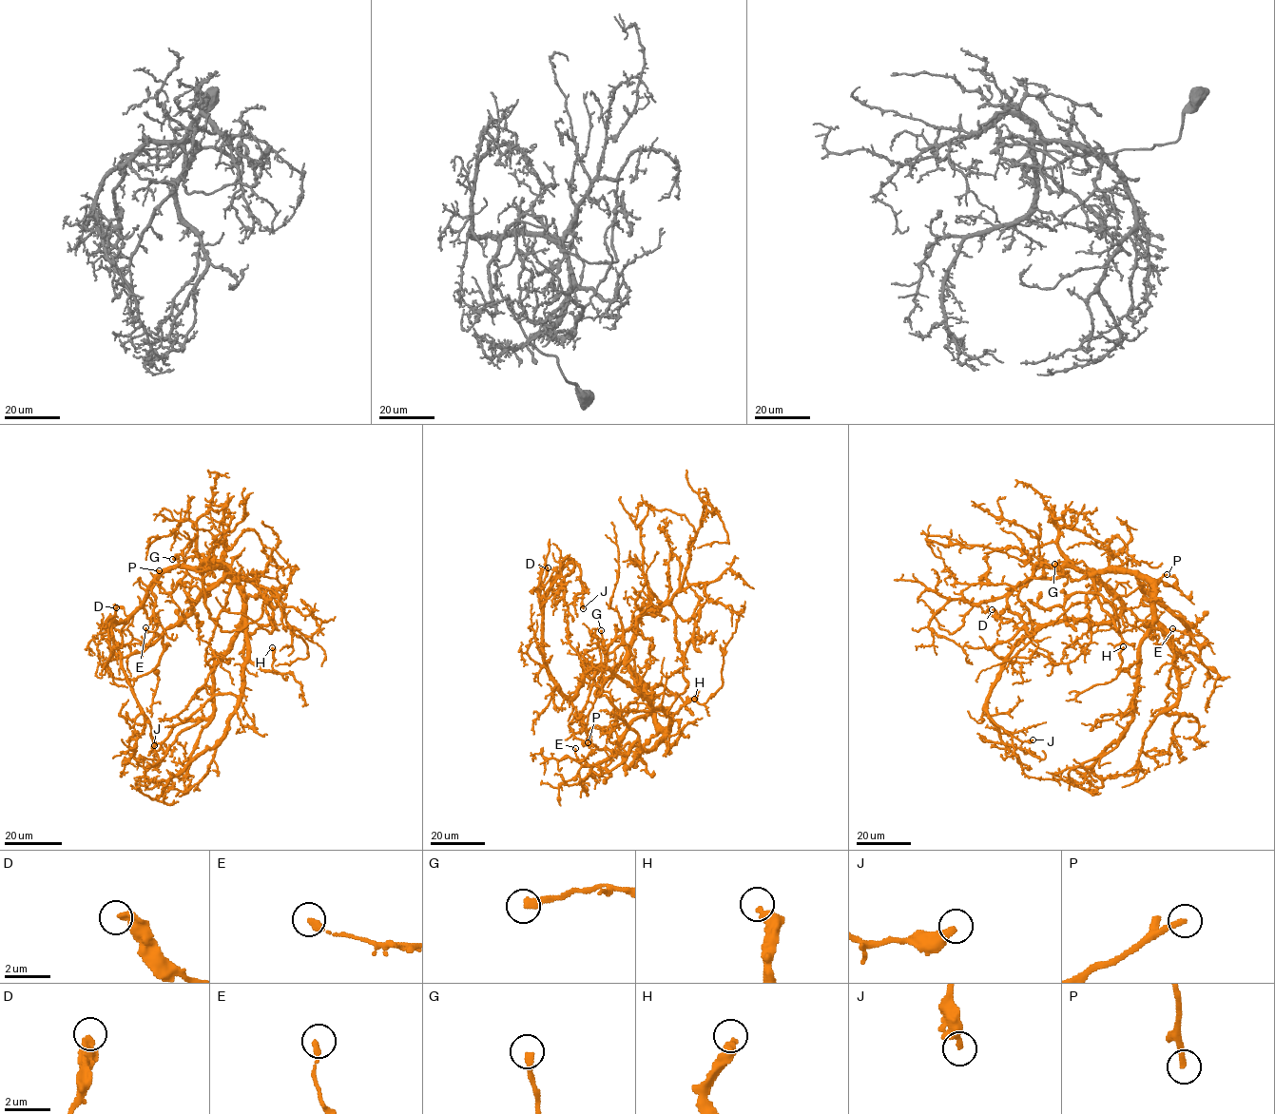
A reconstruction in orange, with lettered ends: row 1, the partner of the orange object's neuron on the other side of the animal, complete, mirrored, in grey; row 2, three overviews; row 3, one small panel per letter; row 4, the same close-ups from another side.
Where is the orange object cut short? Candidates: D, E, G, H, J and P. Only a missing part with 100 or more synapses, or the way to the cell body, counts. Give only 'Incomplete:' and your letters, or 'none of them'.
Incomplete: P

